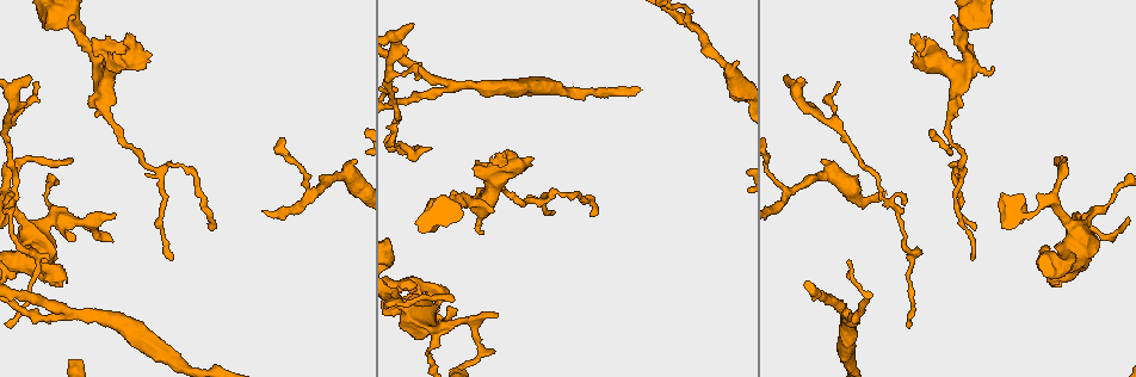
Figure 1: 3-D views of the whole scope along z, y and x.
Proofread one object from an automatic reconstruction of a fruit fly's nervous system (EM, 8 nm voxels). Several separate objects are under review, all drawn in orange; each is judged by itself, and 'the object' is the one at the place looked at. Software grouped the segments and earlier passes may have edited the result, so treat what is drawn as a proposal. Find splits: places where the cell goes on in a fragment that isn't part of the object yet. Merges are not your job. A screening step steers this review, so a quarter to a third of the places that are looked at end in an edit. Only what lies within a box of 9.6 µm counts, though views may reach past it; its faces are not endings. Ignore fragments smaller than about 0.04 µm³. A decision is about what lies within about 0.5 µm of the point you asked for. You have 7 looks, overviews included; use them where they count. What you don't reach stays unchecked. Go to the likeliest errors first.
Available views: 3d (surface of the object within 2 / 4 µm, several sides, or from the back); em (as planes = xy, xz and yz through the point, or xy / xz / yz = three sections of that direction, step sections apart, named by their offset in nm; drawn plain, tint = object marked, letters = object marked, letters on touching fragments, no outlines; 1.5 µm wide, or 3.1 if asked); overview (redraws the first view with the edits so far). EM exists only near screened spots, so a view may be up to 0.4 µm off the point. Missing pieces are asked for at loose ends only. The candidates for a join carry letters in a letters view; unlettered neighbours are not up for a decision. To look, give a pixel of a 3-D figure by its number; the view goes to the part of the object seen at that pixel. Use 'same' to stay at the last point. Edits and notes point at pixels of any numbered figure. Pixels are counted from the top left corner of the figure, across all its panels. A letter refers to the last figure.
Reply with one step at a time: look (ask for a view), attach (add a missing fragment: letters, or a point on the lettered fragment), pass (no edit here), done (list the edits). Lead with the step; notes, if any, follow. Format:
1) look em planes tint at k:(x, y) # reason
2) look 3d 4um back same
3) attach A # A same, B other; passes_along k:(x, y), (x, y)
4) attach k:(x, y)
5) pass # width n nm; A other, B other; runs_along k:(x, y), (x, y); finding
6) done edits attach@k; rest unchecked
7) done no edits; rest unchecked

look em planes letters at 1:(116, 215) # an open end

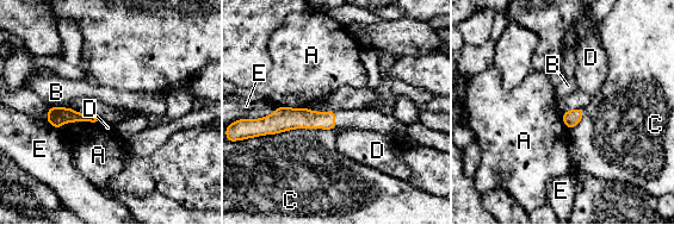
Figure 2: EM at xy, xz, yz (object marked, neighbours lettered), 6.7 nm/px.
pass # A other, B other, C other, D other, E other; runs_along 2:(332, 114), (327, 119), (266, 124); none of them fits

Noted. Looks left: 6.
look 3d 2um at 1:(784, 82) # branch stops here

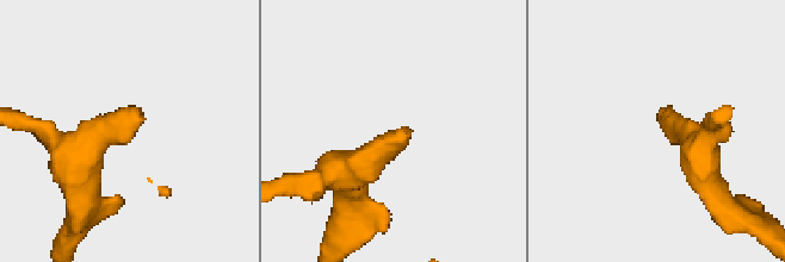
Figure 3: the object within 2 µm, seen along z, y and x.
look em xy step 4 tint at 3:(661, 122)

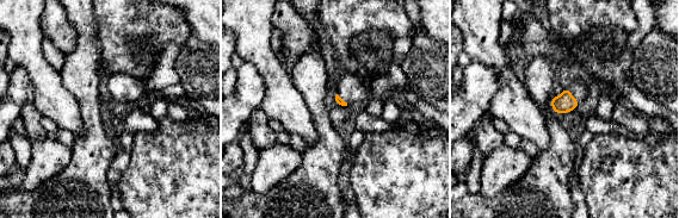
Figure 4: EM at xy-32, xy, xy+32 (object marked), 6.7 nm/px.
look em planes letters same

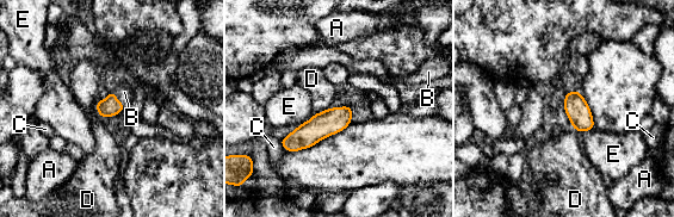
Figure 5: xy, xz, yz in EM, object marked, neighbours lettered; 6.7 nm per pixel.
attach 5:(124, 92) # width 130 nm; A other, B same, C other, D other, E other; passes_along 5:(110, 106), (116, 99), (124, 92); it goes on there

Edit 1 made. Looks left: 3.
look em yz step 8 letters at 1:(357, 162)

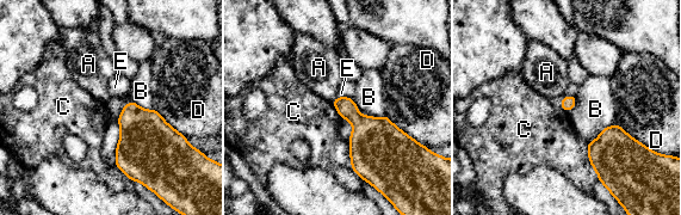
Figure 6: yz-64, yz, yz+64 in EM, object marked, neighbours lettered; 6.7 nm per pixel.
pass # A other, B other, C other, D other, E other; border 6:(339, 96), (352, 98); no lettered fragment goes on from it

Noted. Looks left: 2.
done edits attach@5; rest unchecked

